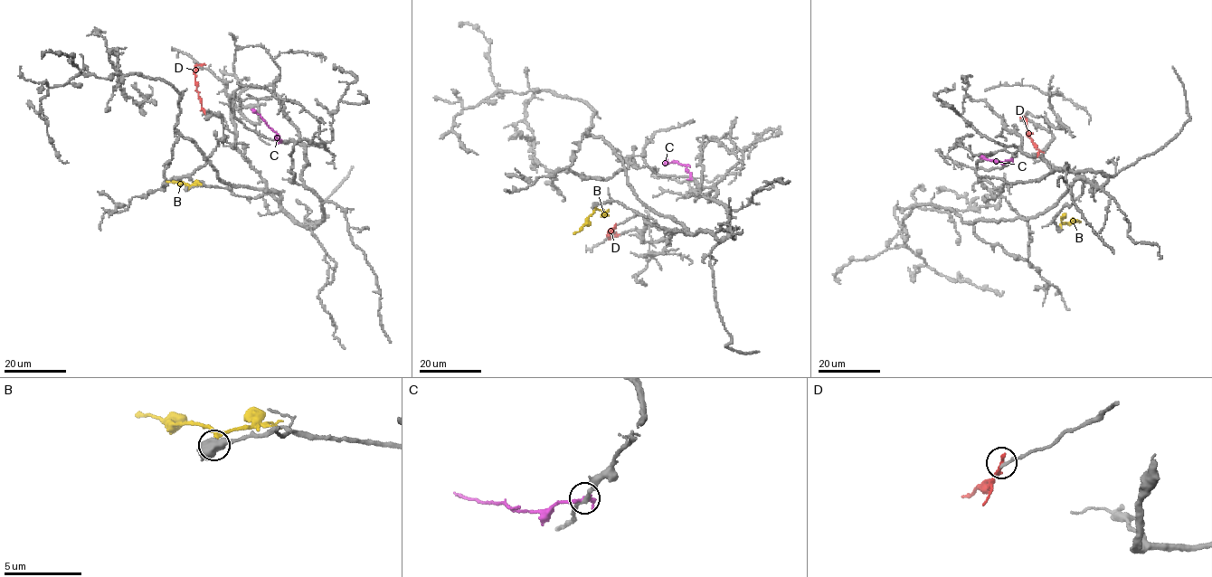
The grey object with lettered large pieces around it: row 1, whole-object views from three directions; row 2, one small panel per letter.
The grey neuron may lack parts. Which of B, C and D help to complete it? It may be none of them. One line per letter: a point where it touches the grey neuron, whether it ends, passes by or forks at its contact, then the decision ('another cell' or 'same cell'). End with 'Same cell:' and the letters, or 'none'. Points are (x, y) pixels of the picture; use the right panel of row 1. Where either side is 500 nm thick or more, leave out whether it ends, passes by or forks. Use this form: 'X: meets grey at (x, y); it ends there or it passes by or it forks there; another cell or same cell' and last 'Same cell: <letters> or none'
B: meets grey at (1061, 227); another cell
C: meets grey at (1010, 159); it ends there; another cell
D: meets grey at (1037, 155); it ends there; another cell
Same cell: none

